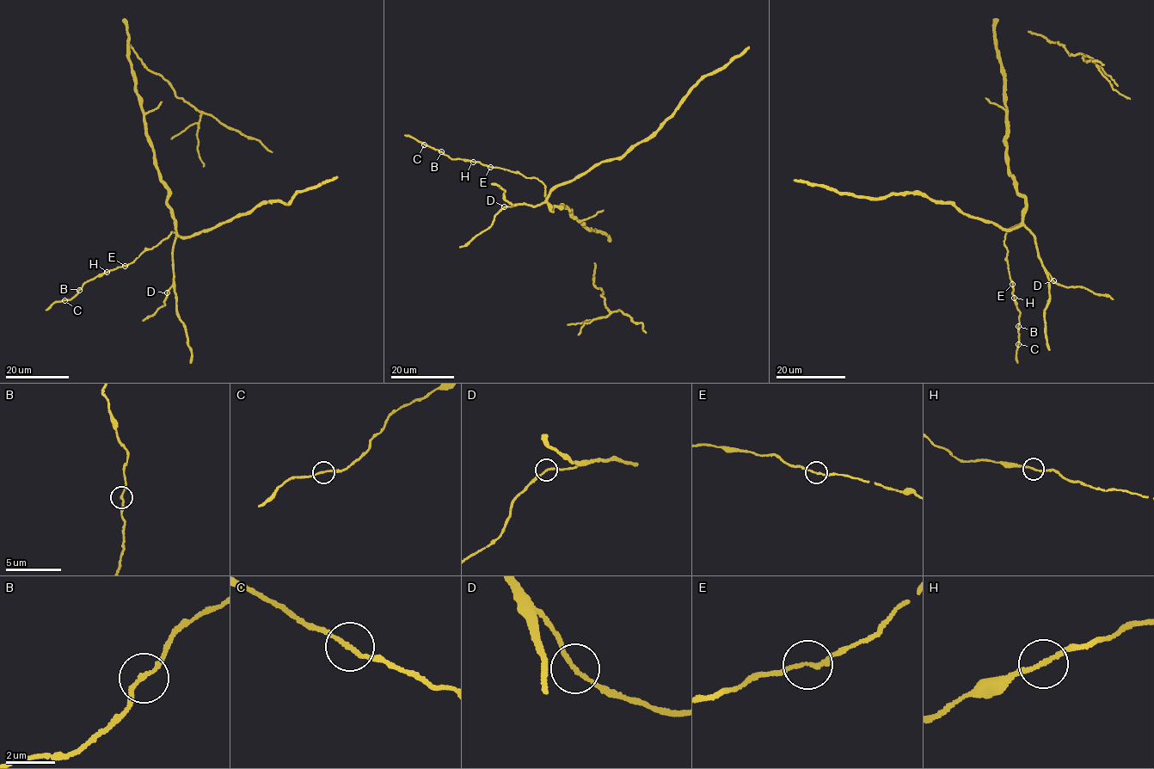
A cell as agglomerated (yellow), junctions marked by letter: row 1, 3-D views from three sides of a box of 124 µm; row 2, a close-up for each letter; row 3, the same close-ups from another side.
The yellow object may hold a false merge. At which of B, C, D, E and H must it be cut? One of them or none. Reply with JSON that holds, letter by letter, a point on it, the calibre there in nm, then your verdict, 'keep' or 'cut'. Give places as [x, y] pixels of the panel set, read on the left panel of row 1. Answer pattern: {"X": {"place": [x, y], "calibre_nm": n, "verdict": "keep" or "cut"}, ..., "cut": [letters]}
{"B": {"place": [79, 290], "calibre_nm": 160, "verdict": "keep"}, "C": {"place": [64, 300], "calibre_nm": 150, "verdict": "keep"}, "D": {"place": [167, 292], "calibre_nm": 150, "verdict": "keep"}, "E": {"place": [125, 266], "calibre_nm": 150, "verdict": "keep"}, "H": {"place": [107, 272], "calibre_nm": 160, "verdict": "keep"}, "cut": []}

